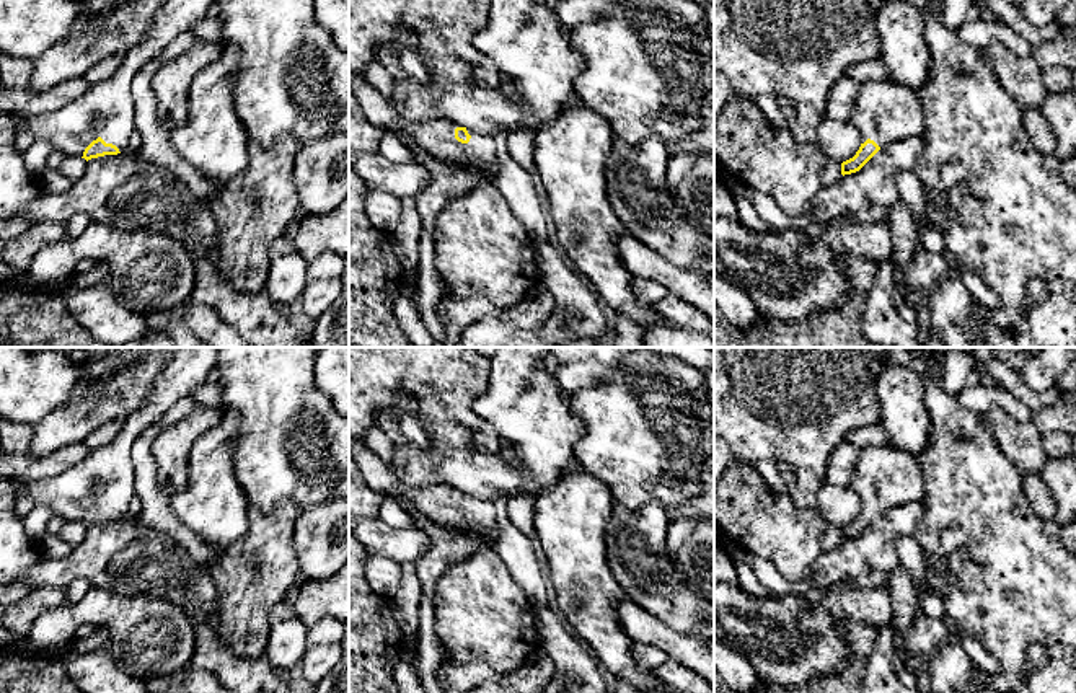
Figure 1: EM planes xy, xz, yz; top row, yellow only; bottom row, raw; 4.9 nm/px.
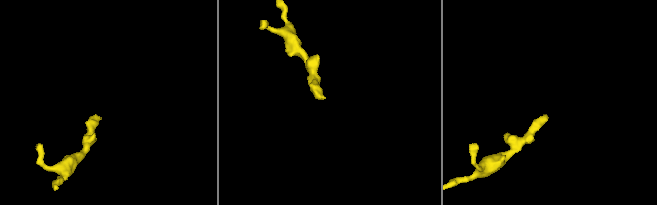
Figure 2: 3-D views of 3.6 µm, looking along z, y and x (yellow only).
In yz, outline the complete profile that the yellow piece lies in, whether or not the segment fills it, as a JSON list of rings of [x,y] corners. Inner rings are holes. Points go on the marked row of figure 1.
[[[892,78],[859,85],[849,122],[859,130],[861,147],[841,163],[843,176],[859,171],[885,145],[921,137],[926,127],[918,91]]]

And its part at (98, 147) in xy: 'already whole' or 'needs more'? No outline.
needs more

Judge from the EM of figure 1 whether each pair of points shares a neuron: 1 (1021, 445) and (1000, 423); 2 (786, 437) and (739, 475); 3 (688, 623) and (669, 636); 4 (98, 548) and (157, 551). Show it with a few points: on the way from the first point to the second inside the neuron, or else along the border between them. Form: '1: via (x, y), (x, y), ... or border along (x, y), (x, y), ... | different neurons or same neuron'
1: via (1016, 441), (1003, 428) | same neuron
2: border along (736, 459), (755, 468) | different neurons
3: border along (646, 610), (667, 625), (696, 636) | different neurons
4: via (113, 551), (142, 551) | same neuron

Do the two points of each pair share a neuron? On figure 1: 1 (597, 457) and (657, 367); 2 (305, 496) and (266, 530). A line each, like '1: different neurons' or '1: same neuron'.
1: same neuron
2: different neurons

